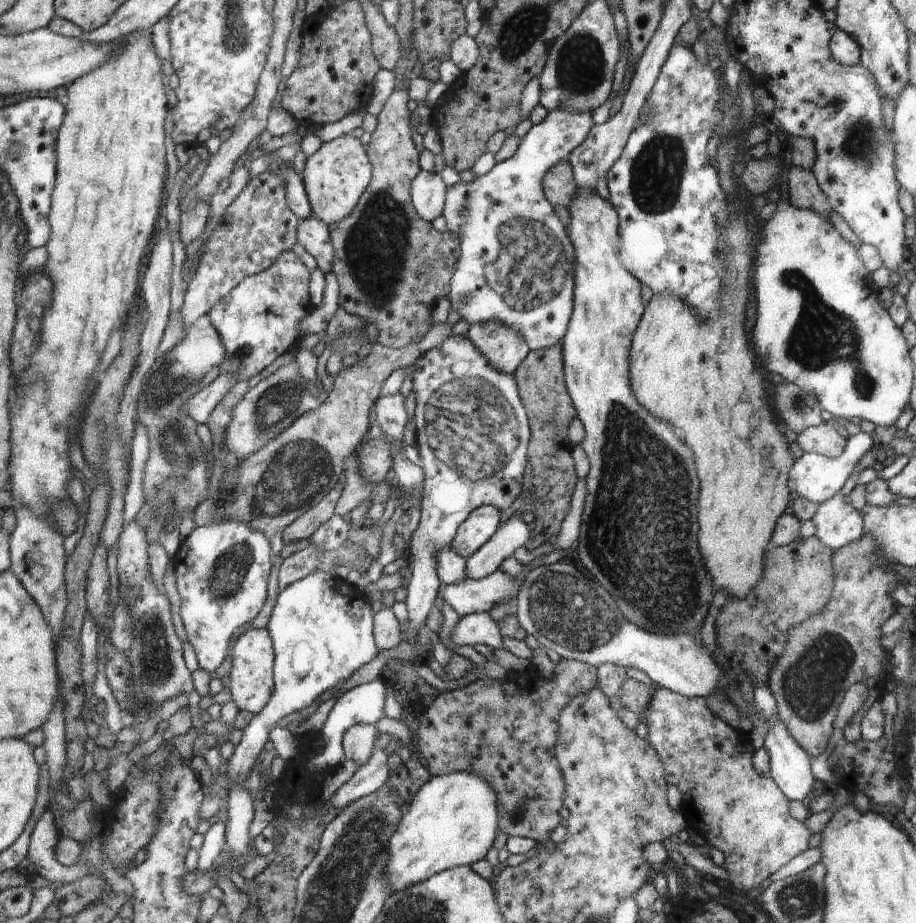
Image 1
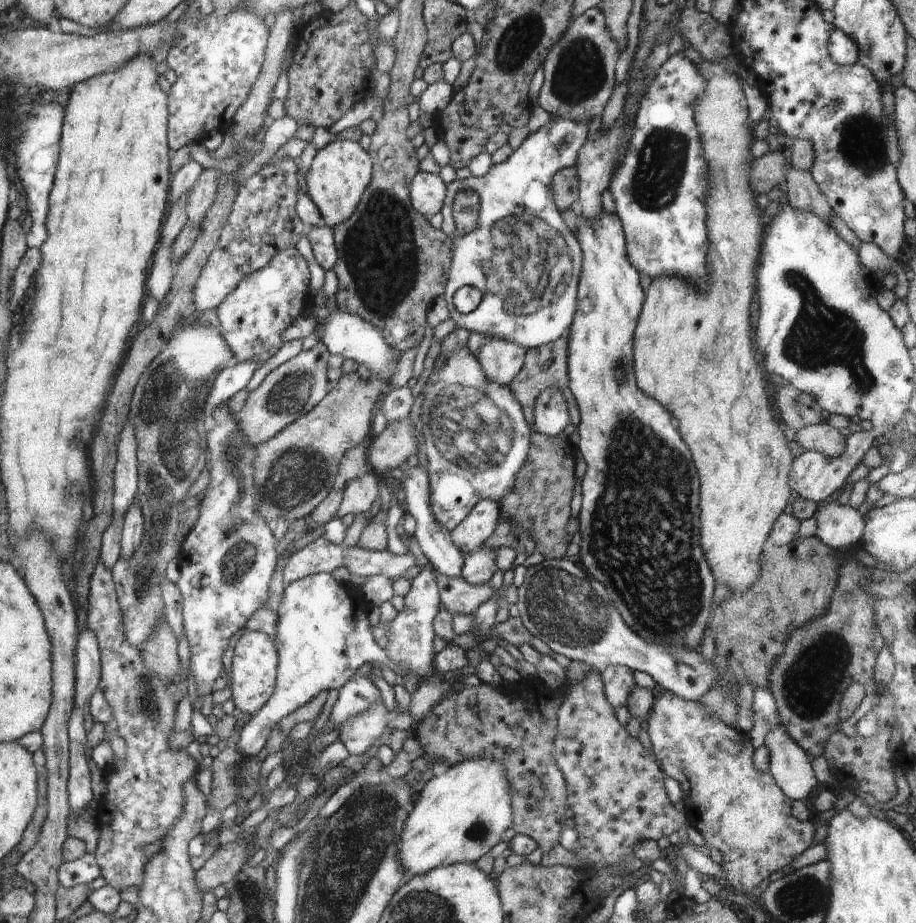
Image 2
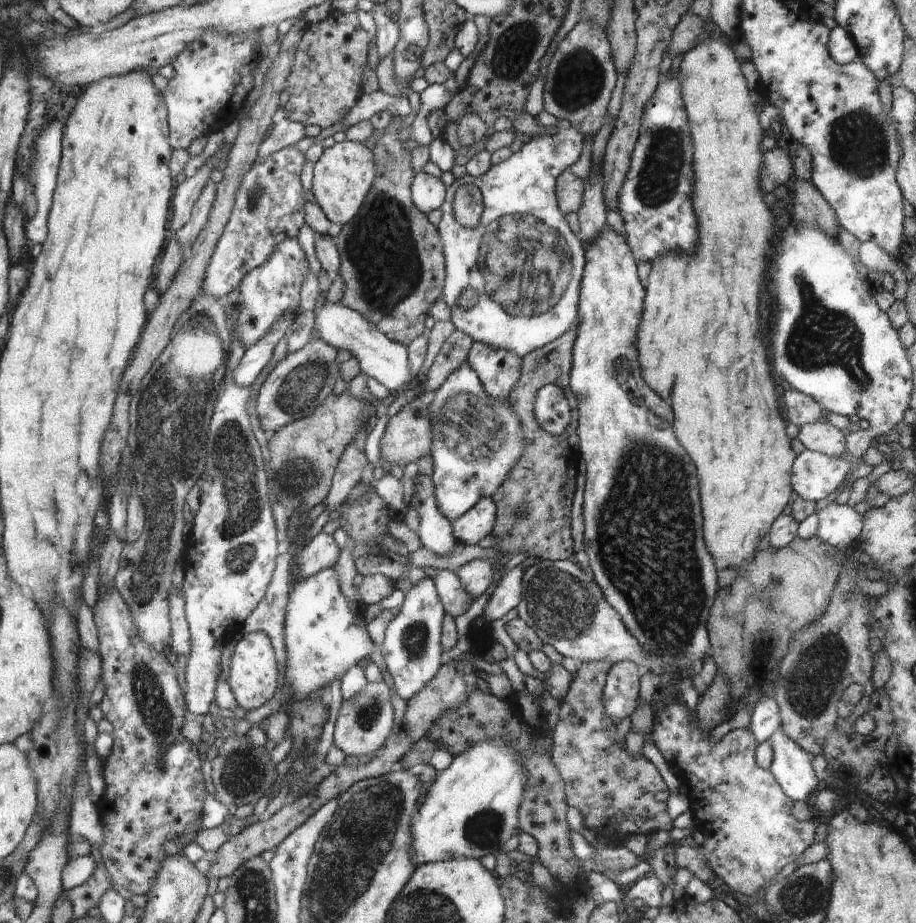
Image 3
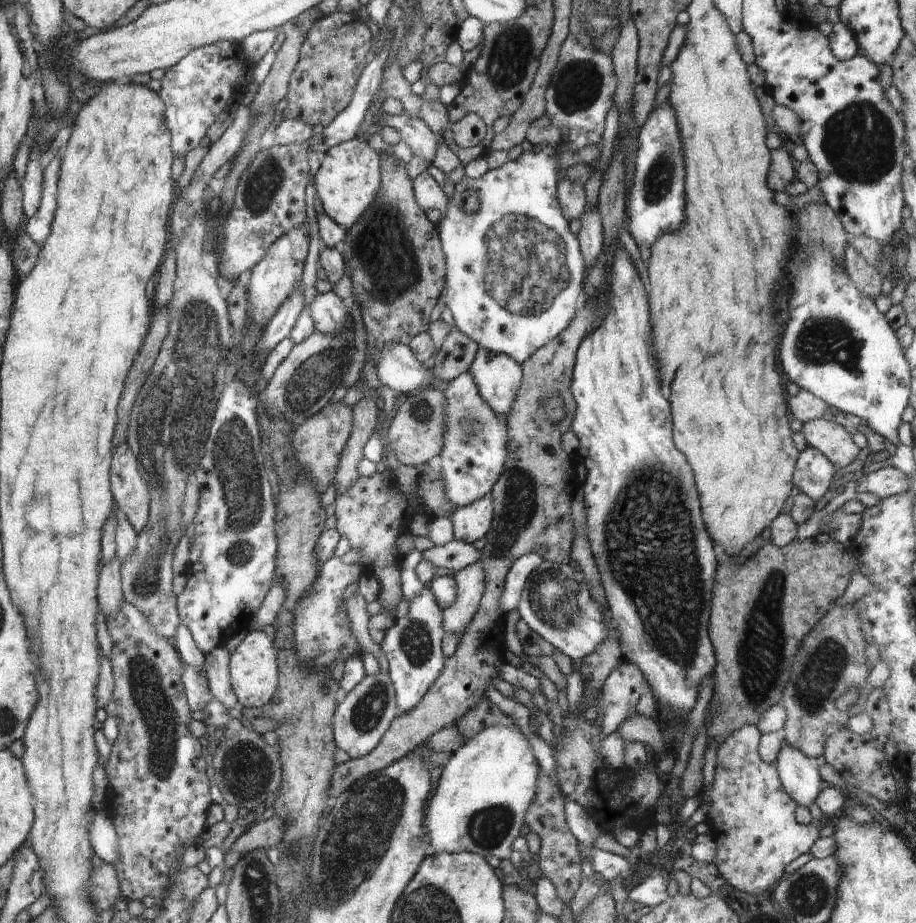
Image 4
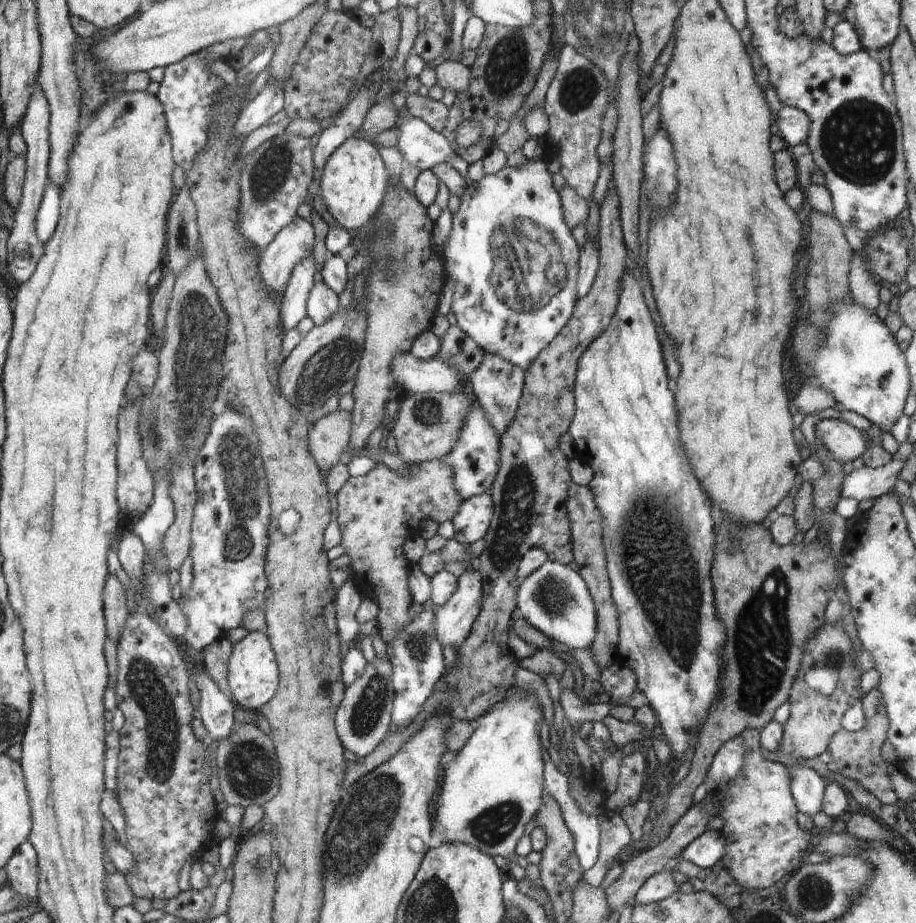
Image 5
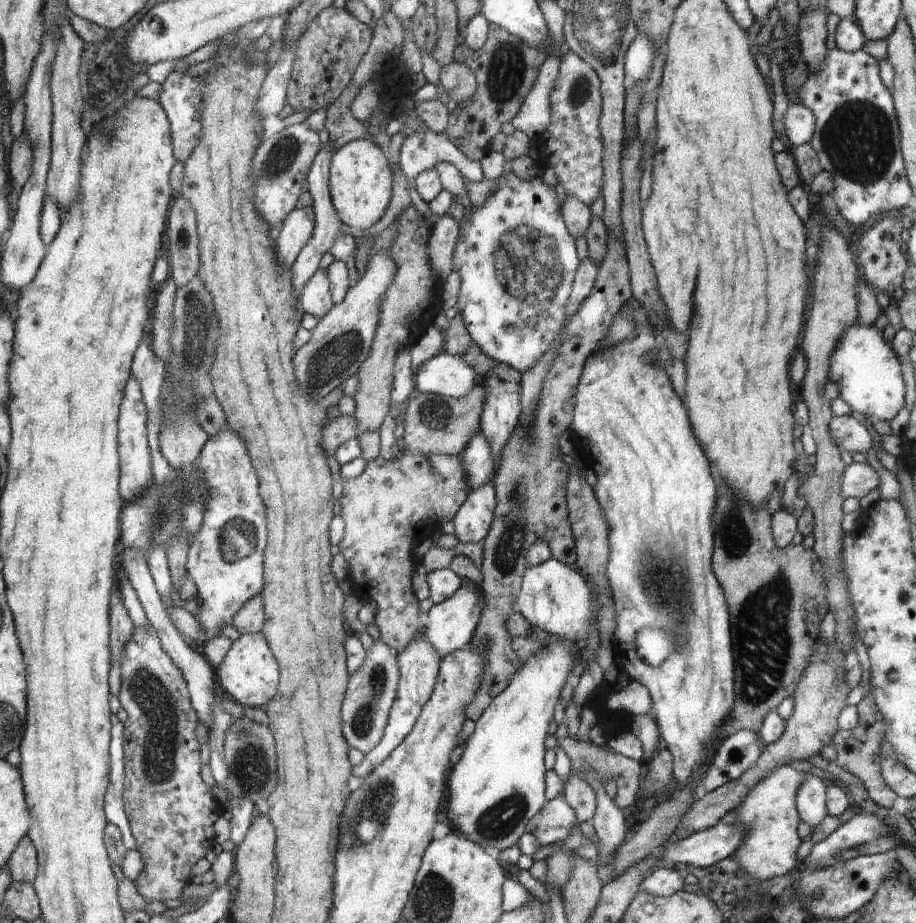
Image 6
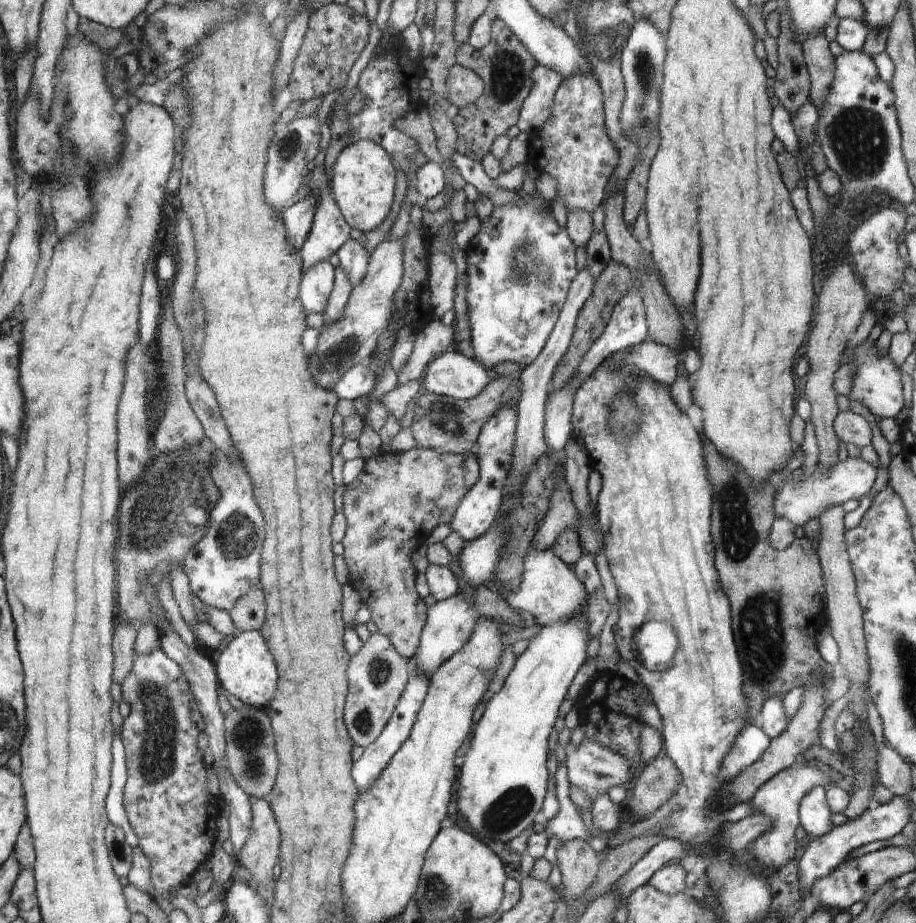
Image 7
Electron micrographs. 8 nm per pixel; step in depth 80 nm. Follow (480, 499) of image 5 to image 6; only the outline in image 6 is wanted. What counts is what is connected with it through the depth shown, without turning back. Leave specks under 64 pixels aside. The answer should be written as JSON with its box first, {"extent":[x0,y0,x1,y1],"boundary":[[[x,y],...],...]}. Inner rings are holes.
{"extent":[453,474,497,542],"boundary":[[[495,474],[489,483],[470,491],[465,504],[453,518],[454,534],[460,542],[480,542],[488,536],[497,506],[494,479]]]}

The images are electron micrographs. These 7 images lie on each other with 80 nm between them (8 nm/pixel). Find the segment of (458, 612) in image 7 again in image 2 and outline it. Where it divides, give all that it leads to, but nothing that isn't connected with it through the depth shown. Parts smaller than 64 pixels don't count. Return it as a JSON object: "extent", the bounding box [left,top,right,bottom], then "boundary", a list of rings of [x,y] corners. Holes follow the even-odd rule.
{"extent":[461,546,496,585],"boundary":[[[482,546],[478,552],[465,556],[461,577],[473,585],[488,583],[496,572],[496,547]]]}

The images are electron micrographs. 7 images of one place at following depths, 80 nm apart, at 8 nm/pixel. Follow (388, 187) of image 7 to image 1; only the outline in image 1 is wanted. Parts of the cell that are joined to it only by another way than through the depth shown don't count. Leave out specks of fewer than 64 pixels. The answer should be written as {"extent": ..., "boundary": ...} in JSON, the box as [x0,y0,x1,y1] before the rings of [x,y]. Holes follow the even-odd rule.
{"extent":[300,135,371,226],"boundary":[[[342,135],[323,142],[321,147],[306,159],[305,168],[300,175],[308,191],[313,215],[330,226],[344,220],[358,204],[370,184],[371,164],[362,142],[352,135]]]}

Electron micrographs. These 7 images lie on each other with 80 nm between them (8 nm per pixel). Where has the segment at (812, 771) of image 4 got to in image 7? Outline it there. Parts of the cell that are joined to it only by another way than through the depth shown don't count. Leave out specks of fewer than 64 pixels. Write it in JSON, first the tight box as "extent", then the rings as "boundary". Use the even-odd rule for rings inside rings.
{"extent":[800,786,832,840],"boundary":[[[817,786],[810,790],[800,804],[800,821],[808,834],[807,840],[825,836],[832,832],[830,810],[825,787]]]}

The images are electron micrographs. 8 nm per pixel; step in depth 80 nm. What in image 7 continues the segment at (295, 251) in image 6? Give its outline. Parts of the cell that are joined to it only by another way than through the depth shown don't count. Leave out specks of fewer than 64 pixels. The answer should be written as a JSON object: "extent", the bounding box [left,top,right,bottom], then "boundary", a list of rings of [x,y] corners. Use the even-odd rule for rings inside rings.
{"extent":[280,193,317,250],"boundary":[[[311,193],[310,196],[296,201],[280,214],[288,231],[289,240],[296,250],[302,248],[312,232],[316,210],[317,198]]]}

